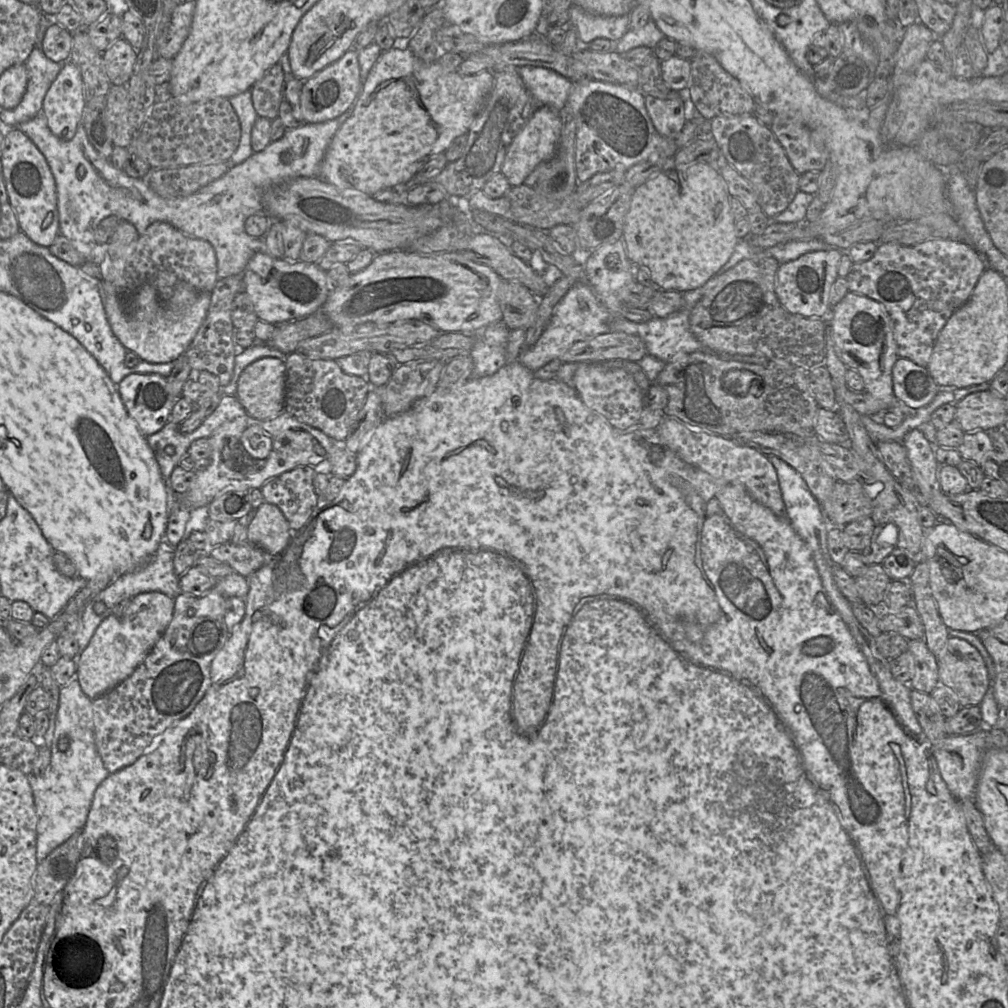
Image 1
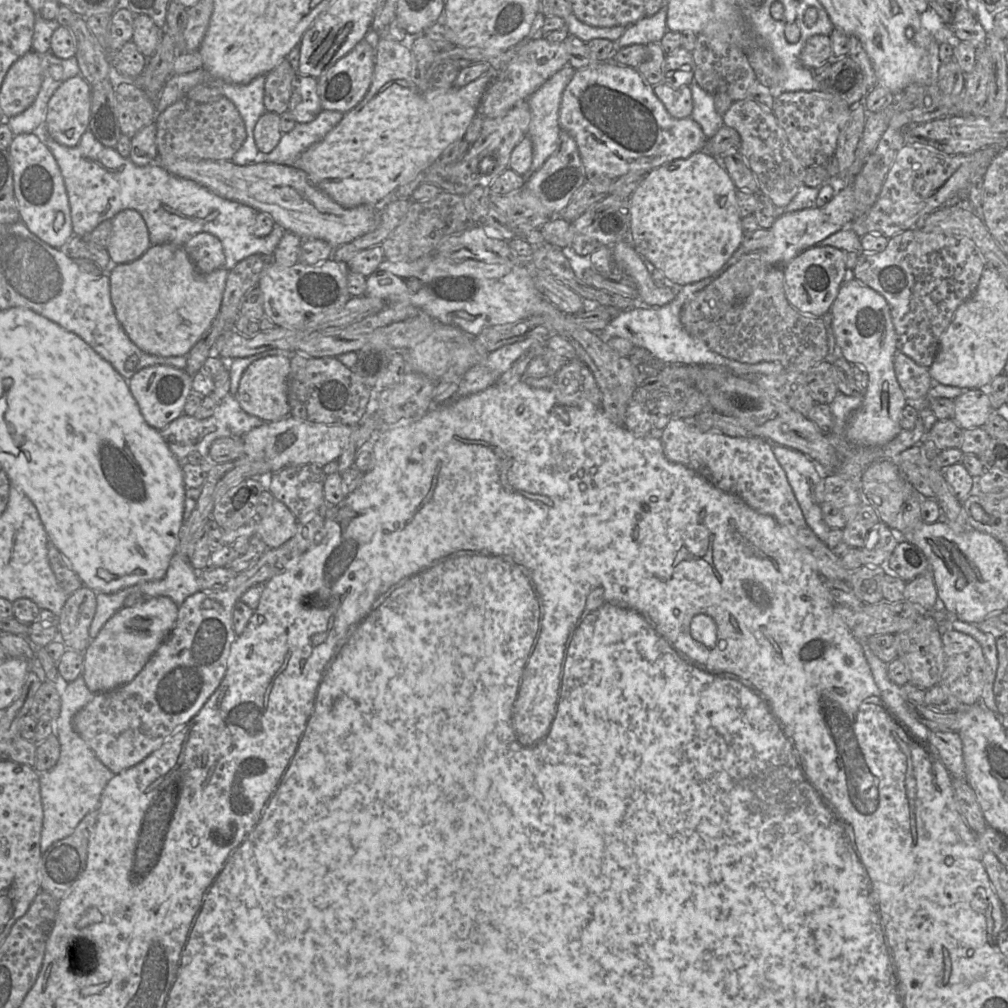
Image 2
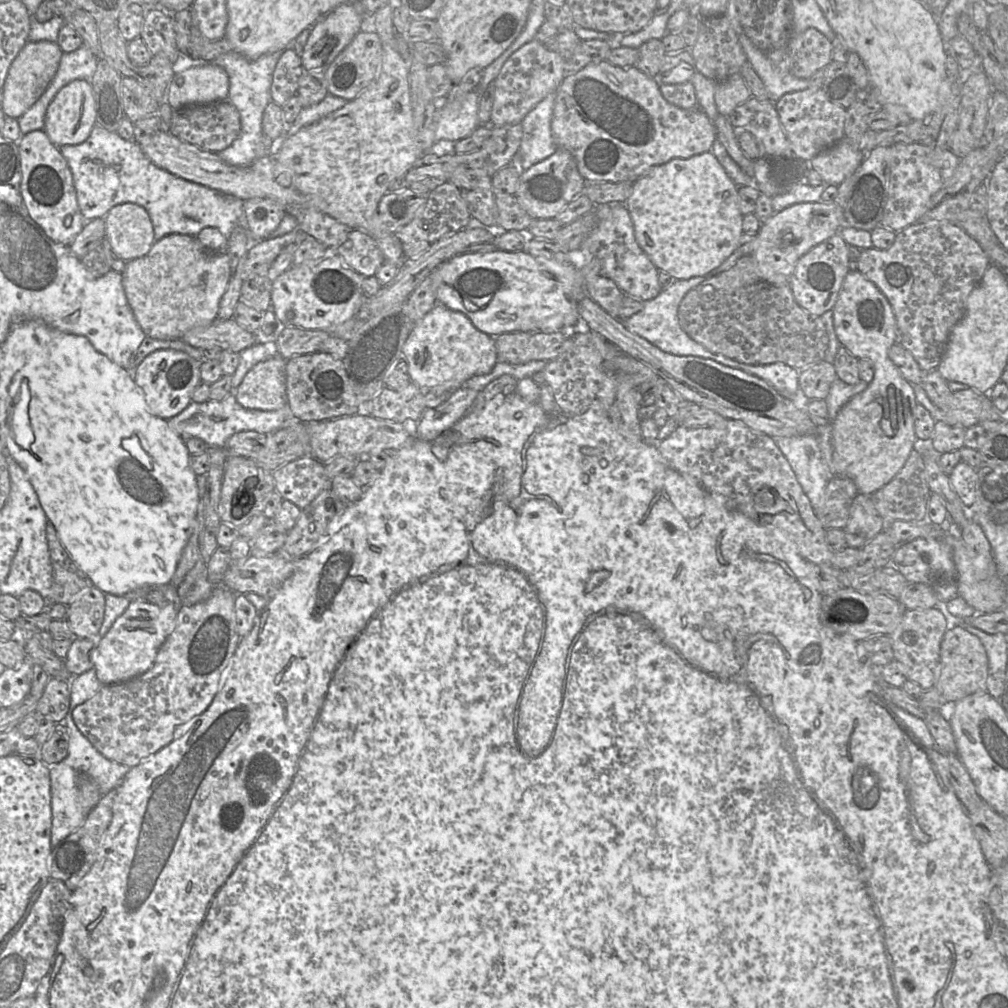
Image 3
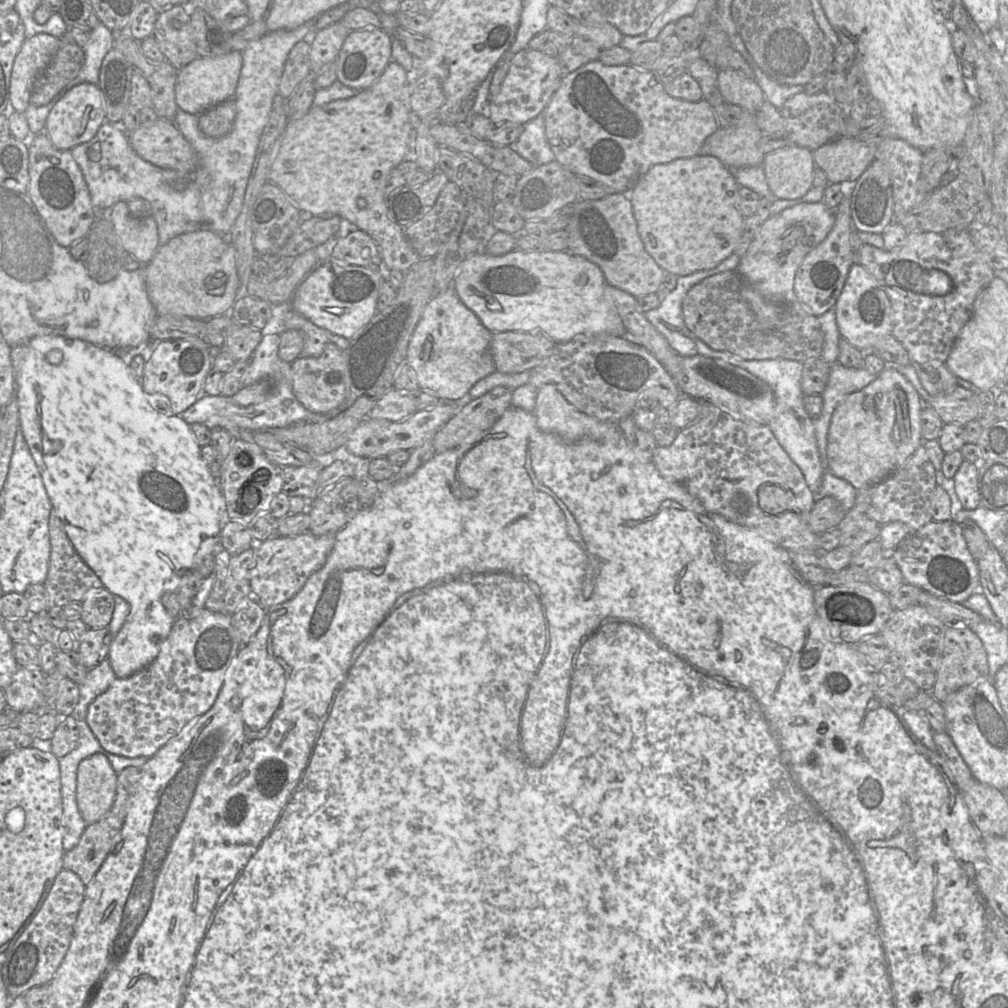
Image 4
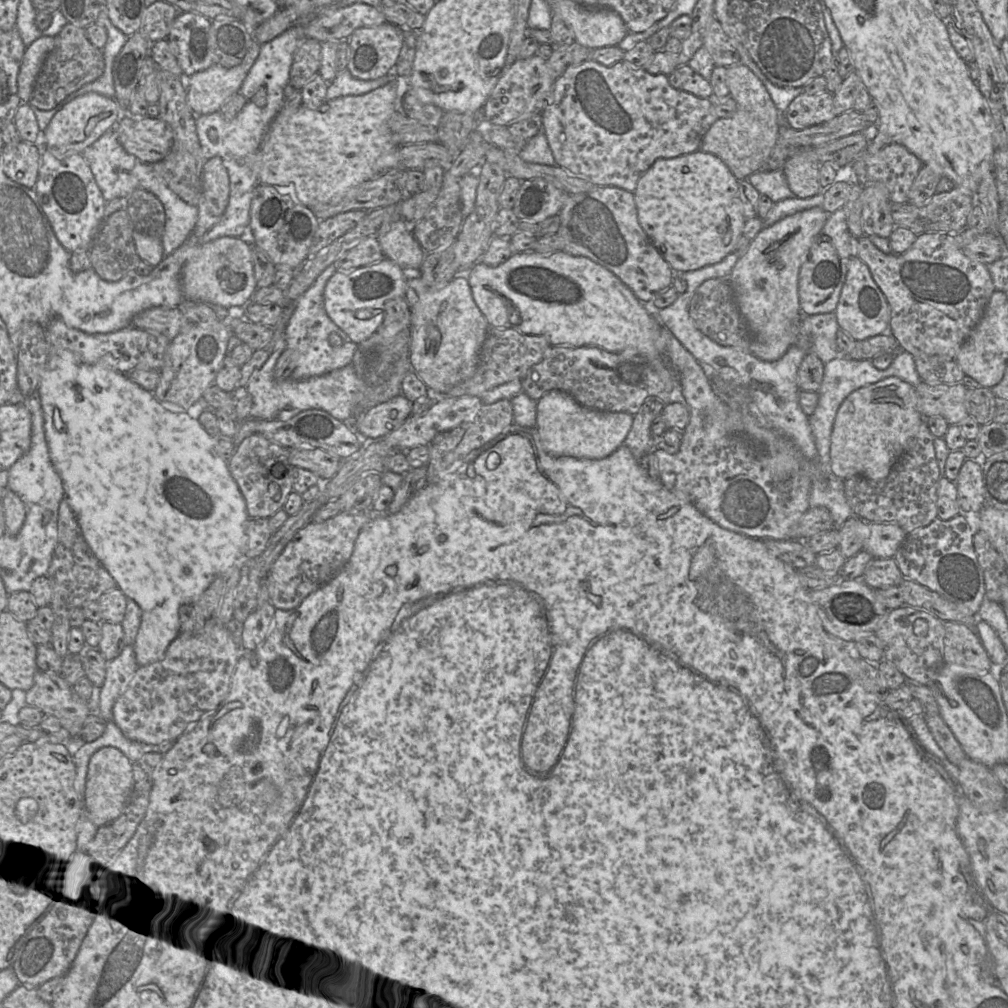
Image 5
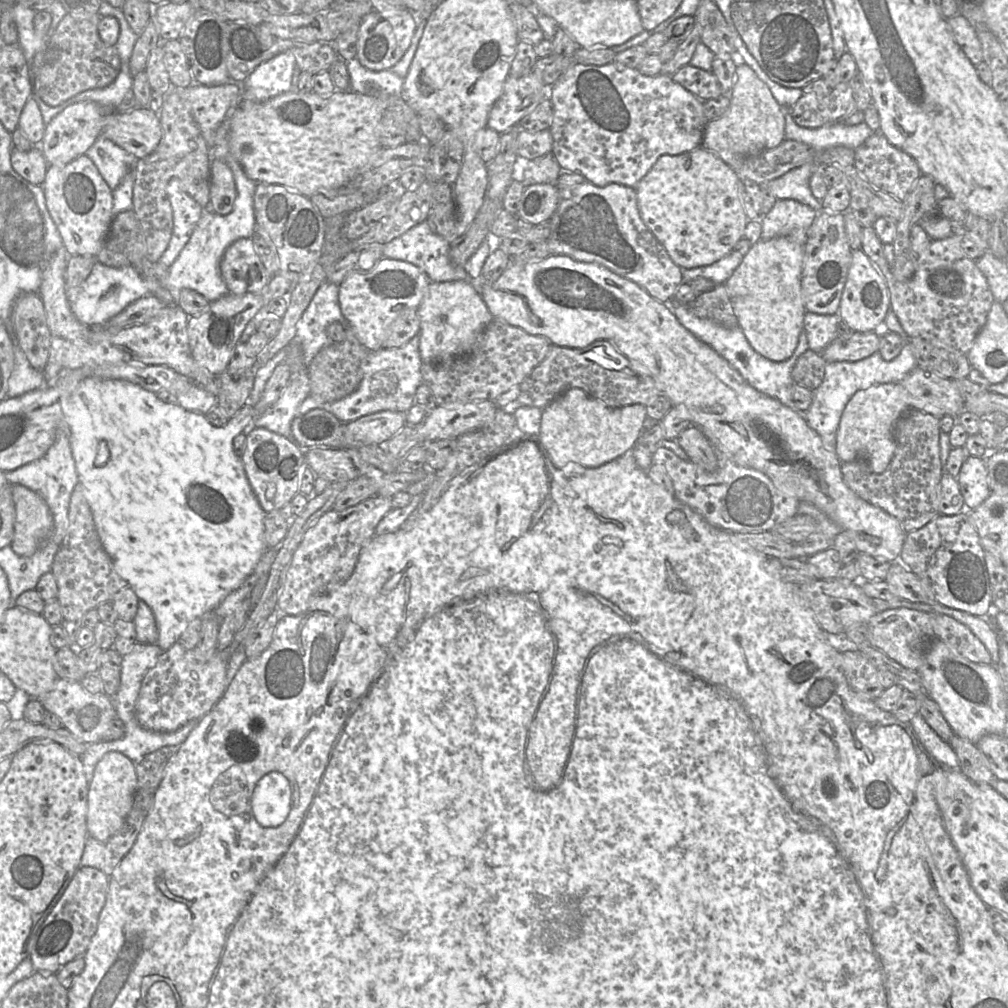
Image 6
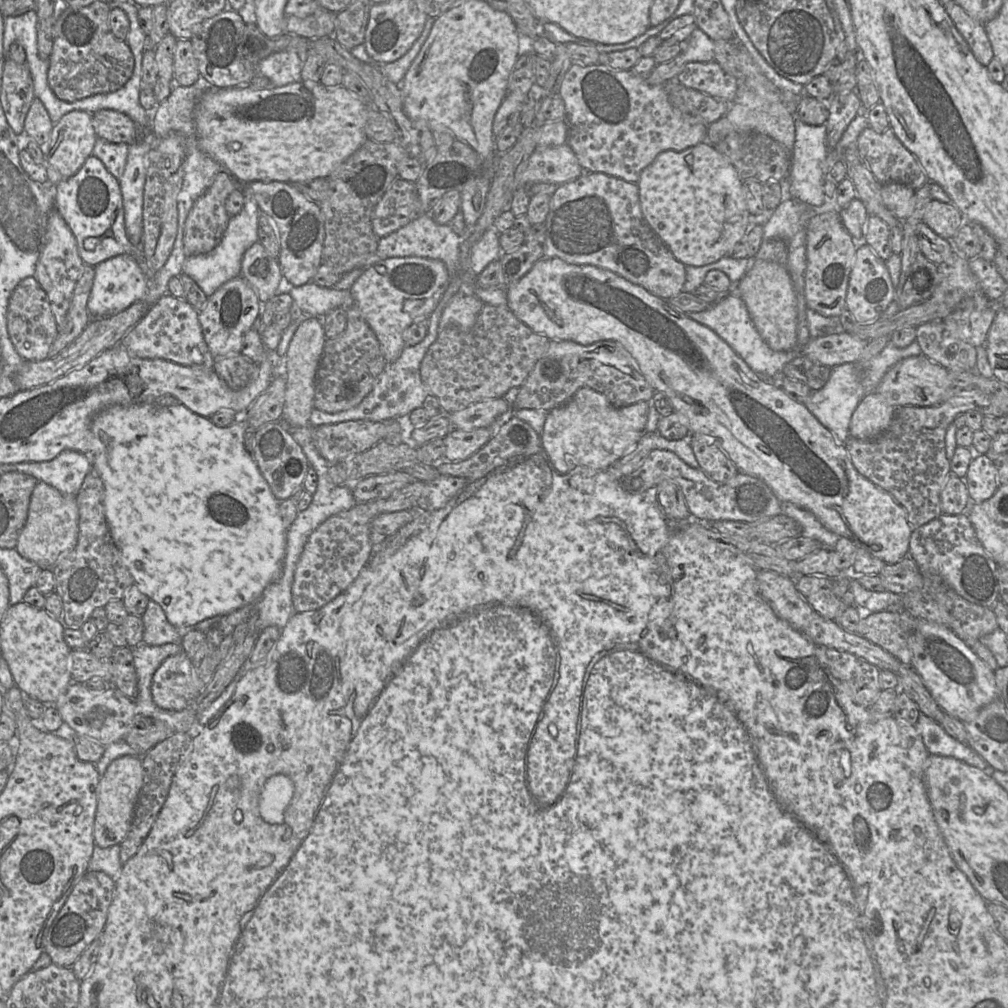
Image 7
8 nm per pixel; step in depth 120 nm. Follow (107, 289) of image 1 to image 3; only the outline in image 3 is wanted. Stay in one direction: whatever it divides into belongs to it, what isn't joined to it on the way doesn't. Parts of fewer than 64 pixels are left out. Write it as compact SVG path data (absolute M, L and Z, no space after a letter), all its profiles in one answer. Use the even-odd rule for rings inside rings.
M170 234L155 241L145 256L126 261L121 274L128 305L146 336L173 340L217 319L230 280L230 261L225 251L211 252L194 236Z

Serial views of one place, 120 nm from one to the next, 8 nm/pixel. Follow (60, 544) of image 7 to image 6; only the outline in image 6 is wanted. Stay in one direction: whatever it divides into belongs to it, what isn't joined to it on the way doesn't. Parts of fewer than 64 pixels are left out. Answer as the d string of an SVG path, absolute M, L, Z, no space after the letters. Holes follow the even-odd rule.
M12 485L15 505L13 550L20 556L33 555L48 538L53 528L53 516L45 500L22 485Z

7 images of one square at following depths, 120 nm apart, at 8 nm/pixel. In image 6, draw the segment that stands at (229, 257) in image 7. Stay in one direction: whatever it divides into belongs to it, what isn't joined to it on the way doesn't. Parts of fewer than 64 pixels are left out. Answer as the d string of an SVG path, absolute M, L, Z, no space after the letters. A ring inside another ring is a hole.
M229 116L217 128L214 138L215 144L208 149L208 158L210 164L215 159L223 160L233 174L237 192L233 209L227 215L218 215L210 209L204 209L190 239L172 265L168 267L167 277L164 281L164 287L175 295L182 289L190 289L201 294L210 303L229 293L219 269L224 252L236 240L252 238L256 228L254 213L256 182L245 174L241 165L231 154L228 144L228 133Z

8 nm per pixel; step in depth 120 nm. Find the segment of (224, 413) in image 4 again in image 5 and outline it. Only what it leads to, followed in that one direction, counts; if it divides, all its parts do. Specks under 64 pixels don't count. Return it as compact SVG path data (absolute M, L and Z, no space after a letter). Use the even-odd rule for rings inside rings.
M279 339L274 350L263 366L250 377L245 391L252 397L253 406L249 419L264 421L287 421L297 414L310 409L326 411L335 419L346 425L352 425L351 420L356 412L356 393L363 391L363 382L357 377L352 365L335 370L326 375L295 381L291 378L276 381L274 367L281 353L287 348L284 339Z

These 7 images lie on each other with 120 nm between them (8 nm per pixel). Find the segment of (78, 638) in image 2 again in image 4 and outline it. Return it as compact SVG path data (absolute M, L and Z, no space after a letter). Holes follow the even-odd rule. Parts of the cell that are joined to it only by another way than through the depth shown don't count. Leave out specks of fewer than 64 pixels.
M105 587L99 588L88 593L81 601L81 606L80 620L89 629L107 628L115 607L114 595Z

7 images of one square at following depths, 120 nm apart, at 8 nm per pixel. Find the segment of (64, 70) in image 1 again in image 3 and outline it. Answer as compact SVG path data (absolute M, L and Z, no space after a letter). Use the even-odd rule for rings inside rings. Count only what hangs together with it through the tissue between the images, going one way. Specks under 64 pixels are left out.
M74 80L64 86L48 106L44 131L57 147L83 143L96 125L95 101L92 86L87 80Z

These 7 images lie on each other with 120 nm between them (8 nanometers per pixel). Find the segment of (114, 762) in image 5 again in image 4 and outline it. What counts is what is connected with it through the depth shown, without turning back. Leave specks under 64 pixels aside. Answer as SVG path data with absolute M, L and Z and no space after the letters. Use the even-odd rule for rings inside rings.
M104 754L82 760L77 768L77 803L87 824L105 816L112 807L118 774Z

